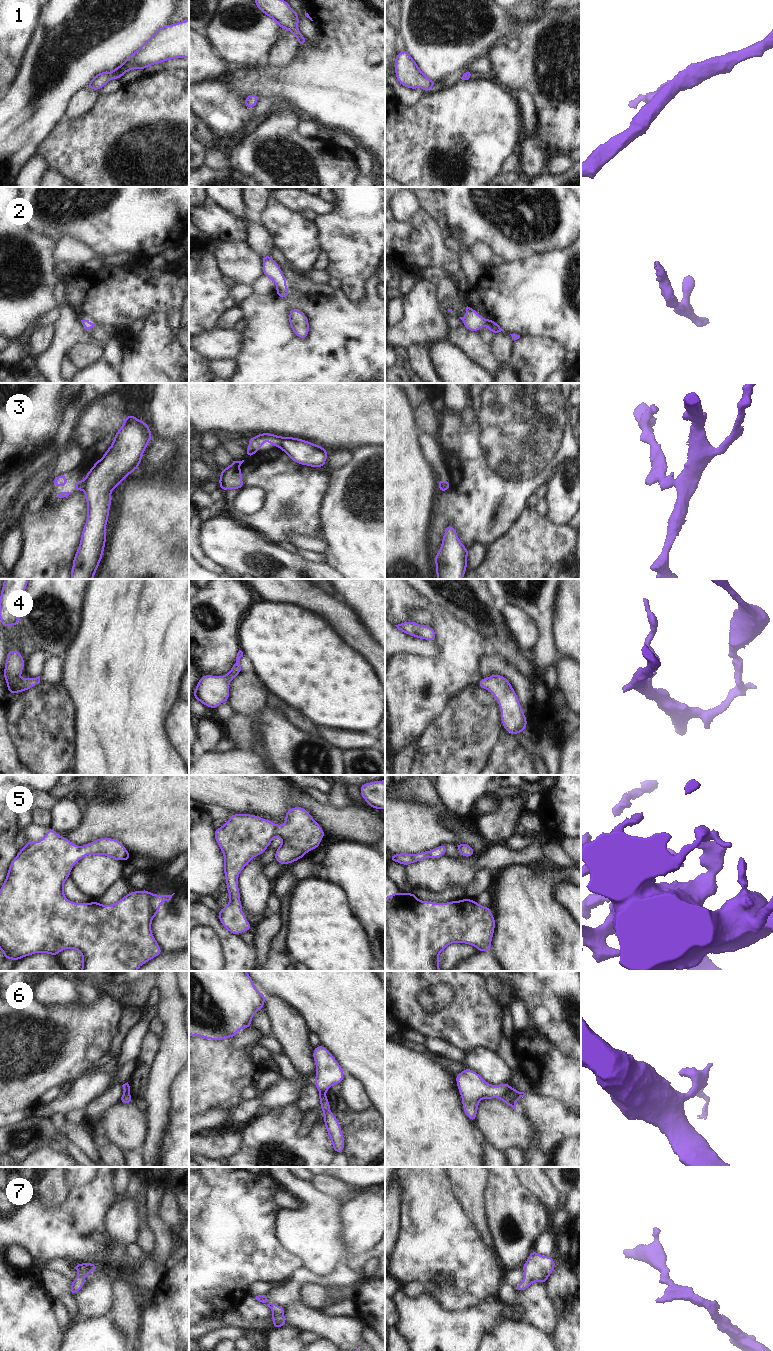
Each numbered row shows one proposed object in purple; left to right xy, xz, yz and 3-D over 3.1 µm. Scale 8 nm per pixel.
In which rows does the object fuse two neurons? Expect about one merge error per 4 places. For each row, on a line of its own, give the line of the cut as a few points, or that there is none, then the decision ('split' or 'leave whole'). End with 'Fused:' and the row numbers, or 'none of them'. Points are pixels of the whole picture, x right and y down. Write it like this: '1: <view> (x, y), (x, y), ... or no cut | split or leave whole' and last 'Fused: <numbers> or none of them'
1: no cut | leave whole
2: no cut | leave whole
3: xz (280, 437), (277, 446) | split
4: no cut | leave whole
5: no cut | leave whole
6: yz (510, 1088), (500, 1098) | split
7: no cut | leave whole
Fused: 3, 6

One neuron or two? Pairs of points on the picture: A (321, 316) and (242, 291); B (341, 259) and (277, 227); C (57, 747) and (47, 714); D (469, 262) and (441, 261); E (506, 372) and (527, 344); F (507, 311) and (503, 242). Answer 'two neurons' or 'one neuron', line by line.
A: two neurons
B: two neurons
C: one neuron
D: two neurons
E: two neurons
F: two neurons

